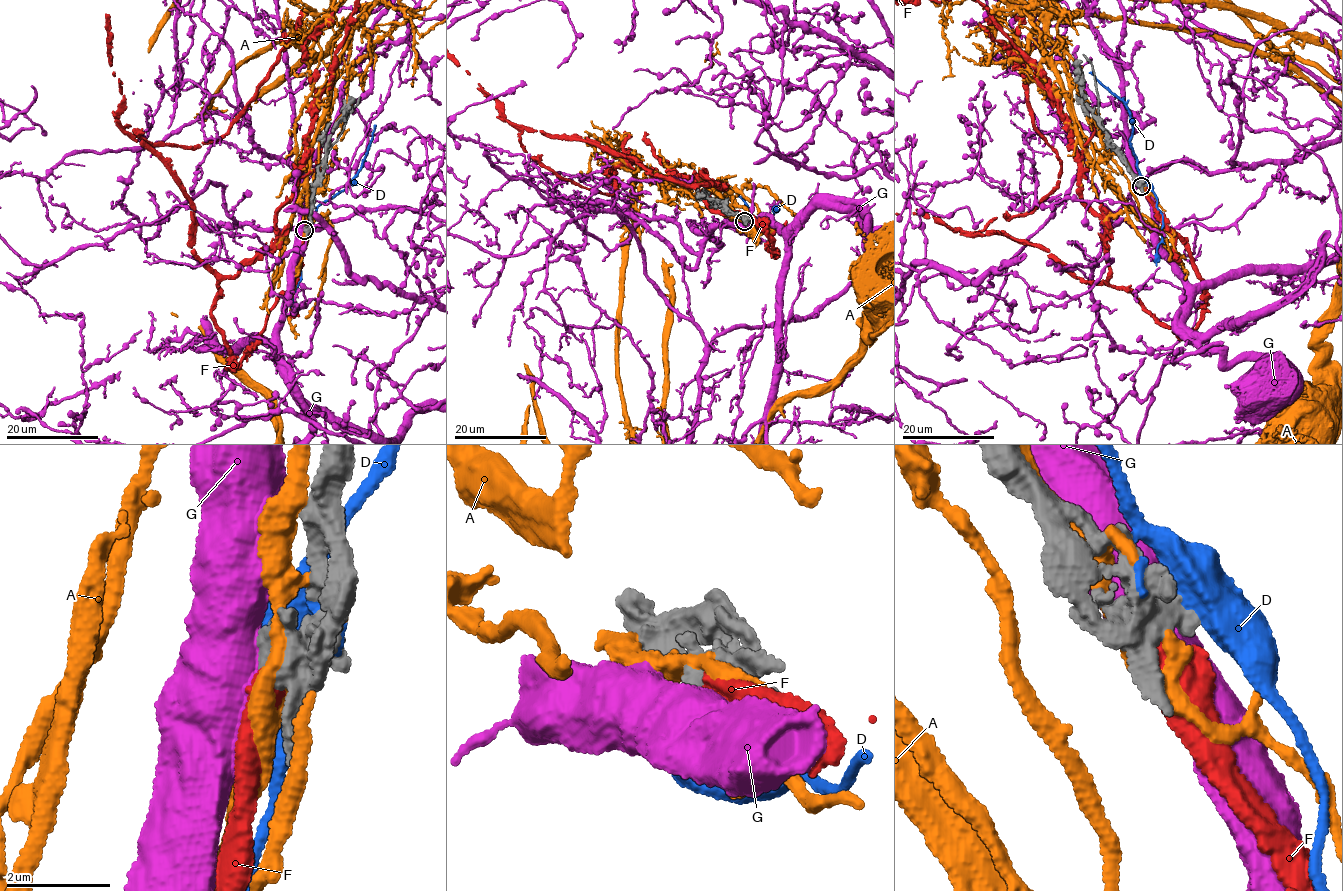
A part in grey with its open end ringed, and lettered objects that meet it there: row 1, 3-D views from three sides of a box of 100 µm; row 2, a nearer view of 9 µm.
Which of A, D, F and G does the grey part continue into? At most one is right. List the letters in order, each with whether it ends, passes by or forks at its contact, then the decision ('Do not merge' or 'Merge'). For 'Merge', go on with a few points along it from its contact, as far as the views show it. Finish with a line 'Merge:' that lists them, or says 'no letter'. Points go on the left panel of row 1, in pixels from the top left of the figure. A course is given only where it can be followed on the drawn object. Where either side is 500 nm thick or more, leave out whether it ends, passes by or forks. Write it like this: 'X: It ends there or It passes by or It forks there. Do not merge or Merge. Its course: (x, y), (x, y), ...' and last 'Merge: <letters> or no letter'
A: Do not merge
D: Do not merge
F: Merge
G: Do not merge
Merge: F

